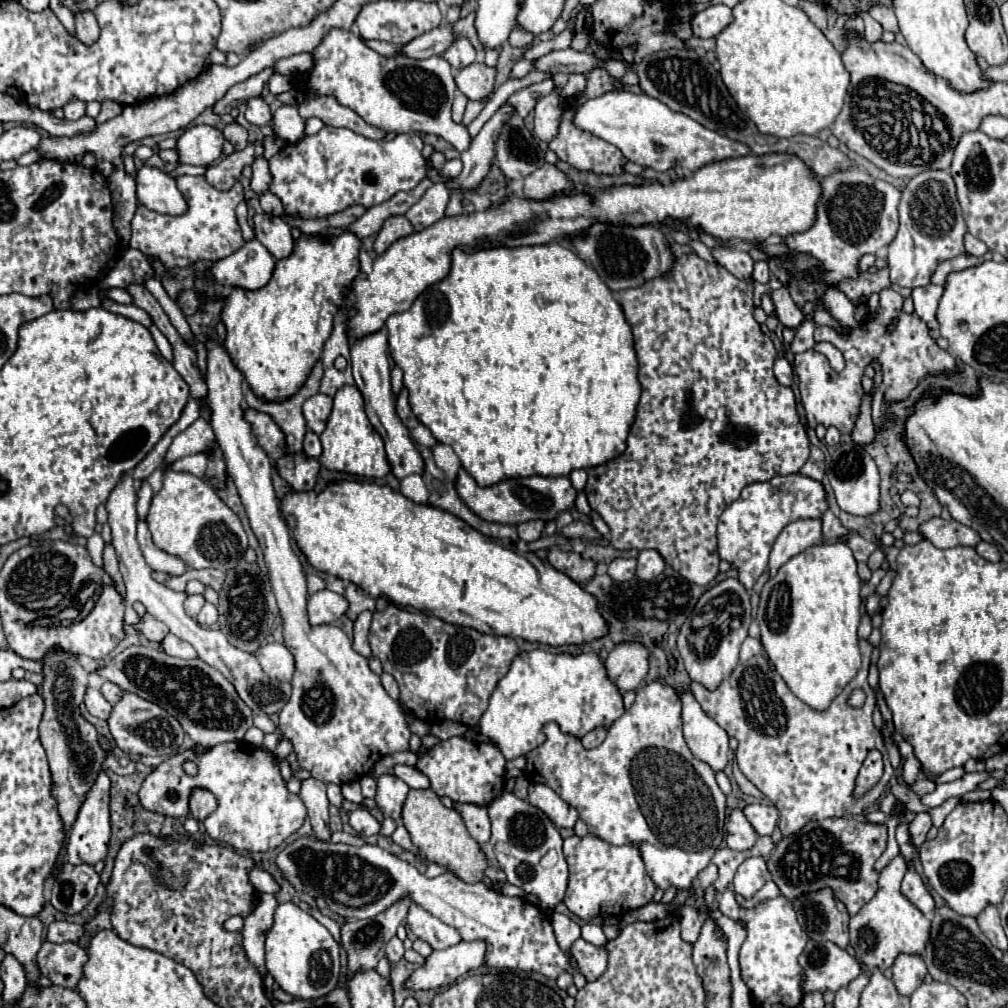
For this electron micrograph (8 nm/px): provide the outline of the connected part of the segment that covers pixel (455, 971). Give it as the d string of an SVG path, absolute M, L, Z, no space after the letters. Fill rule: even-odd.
M460 941L454 947L432 951L432 955L426 957L426 963L404 981L404 987L408 991L446 987L454 983L458 977L462 977L466 971L482 967L484 953L486 945L482 941Z

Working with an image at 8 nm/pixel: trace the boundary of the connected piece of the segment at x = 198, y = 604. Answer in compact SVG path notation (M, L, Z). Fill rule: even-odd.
M190 595L186 601L184 601L184 607L186 607L186 613L190 615L190 617L196 617L198 615L198 611L202 609L202 605L204 605L206 601L204 601L204 597L202 595Z

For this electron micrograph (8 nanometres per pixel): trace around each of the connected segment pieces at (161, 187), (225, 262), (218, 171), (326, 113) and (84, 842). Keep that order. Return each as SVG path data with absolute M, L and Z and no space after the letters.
M142 167L136 173L136 193L140 205L162 215L176 217L188 209L188 203L176 181L168 173L162 173L154 167Z
M248 241L234 255L220 259L212 265L212 277L220 285L244 287L244 289L260 289L264 287L274 271L274 257L268 249L258 241Z
M260 141L248 143L246 149L234 151L232 155L224 157L218 165L210 165L210 167L206 169L206 173L204 173L204 177L206 177L206 181L208 181L214 189L218 189L218 191L228 191L228 189L238 181L238 177L242 175L244 165L252 165L252 161L254 161L256 157L260 157L262 151L264 151L264 149L262 149Z
M324 95L324 97L316 97L316 101L308 99L304 103L298 105L298 111L304 119L310 117L318 117L322 119L326 125L330 127L346 127L354 133L360 133L368 139L382 139L386 133L378 127L368 125L356 111L352 111L350 107L340 105L332 95Z
M100 773L96 783L92 785L78 819L66 839L66 855L68 863L78 865L78 863L88 863L94 865L98 861L104 861L108 853L108 841L110 841L110 813L108 813L108 791L110 791L110 779L106 773Z

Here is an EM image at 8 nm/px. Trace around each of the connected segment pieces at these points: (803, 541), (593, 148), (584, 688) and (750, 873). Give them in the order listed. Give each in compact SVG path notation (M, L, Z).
M800 519L786 525L770 553L770 577L774 577L790 557L802 553L808 547L818 545L822 539L820 529L820 519Z
M566 109L562 117L560 131L554 141L550 141L550 149L566 163L580 171L594 171L606 175L620 175L624 165L624 155L618 147L590 135L572 125L574 111Z
M534 649L520 653L510 671L498 681L490 705L478 723L478 731L486 735L506 759L516 759L544 743L542 725L556 721L564 733L582 739L598 725L610 727L624 713L622 695L608 679L604 661L596 653L566 655Z
M750 857L738 867L734 881L732 881L732 889L734 889L734 893L742 895L744 899L750 899L756 891L762 889L766 879L770 879L768 869L766 869L766 859Z

